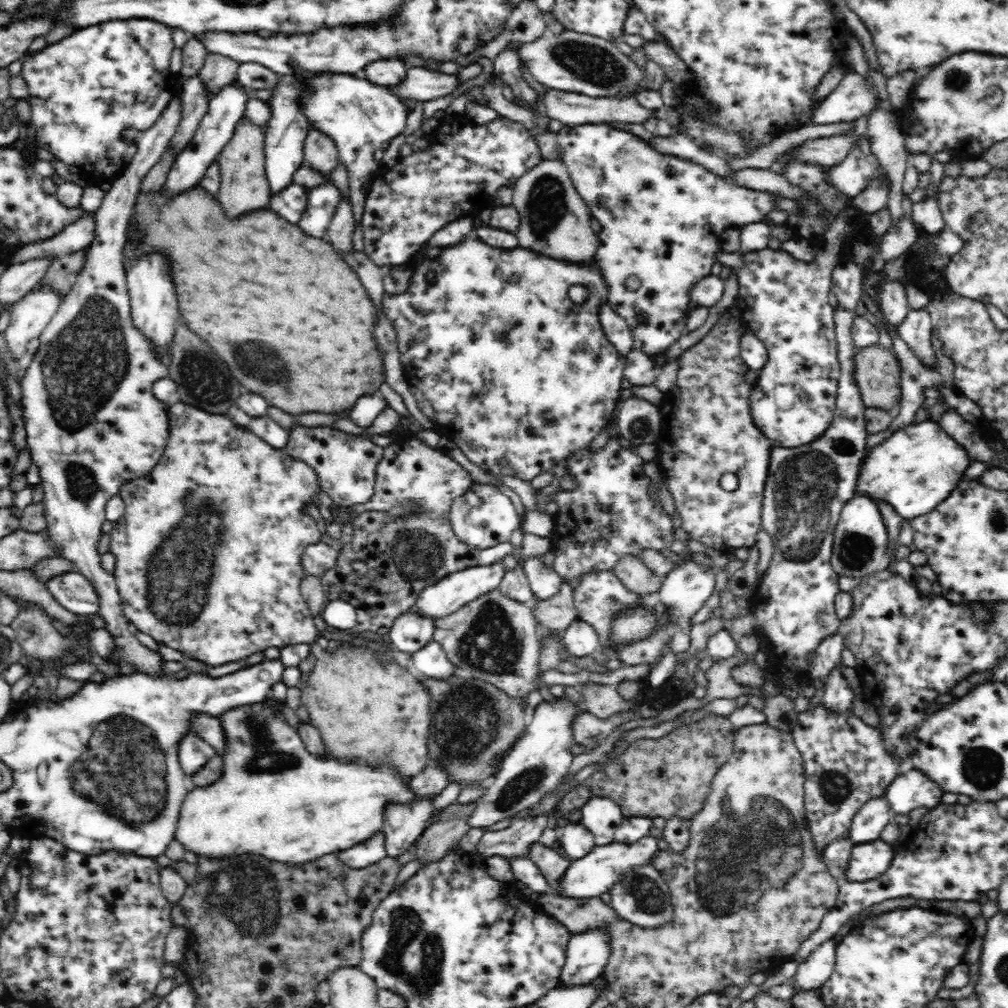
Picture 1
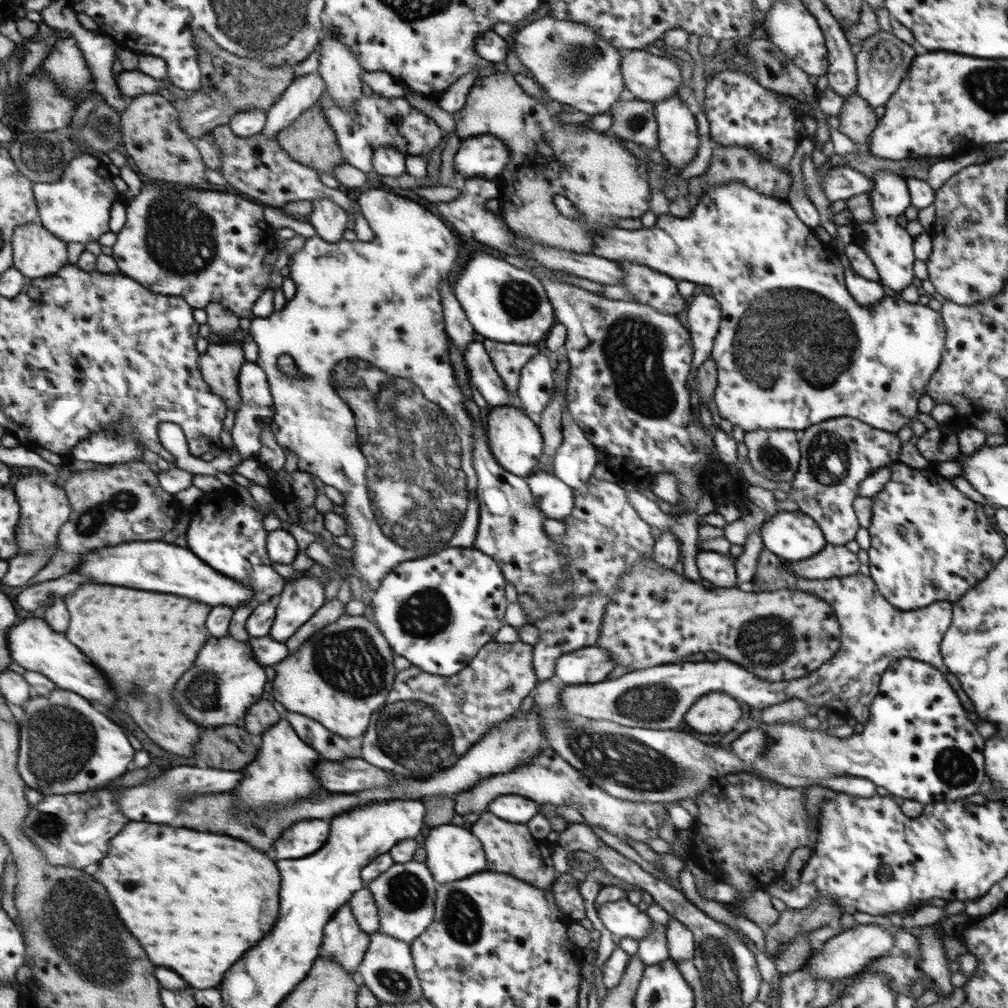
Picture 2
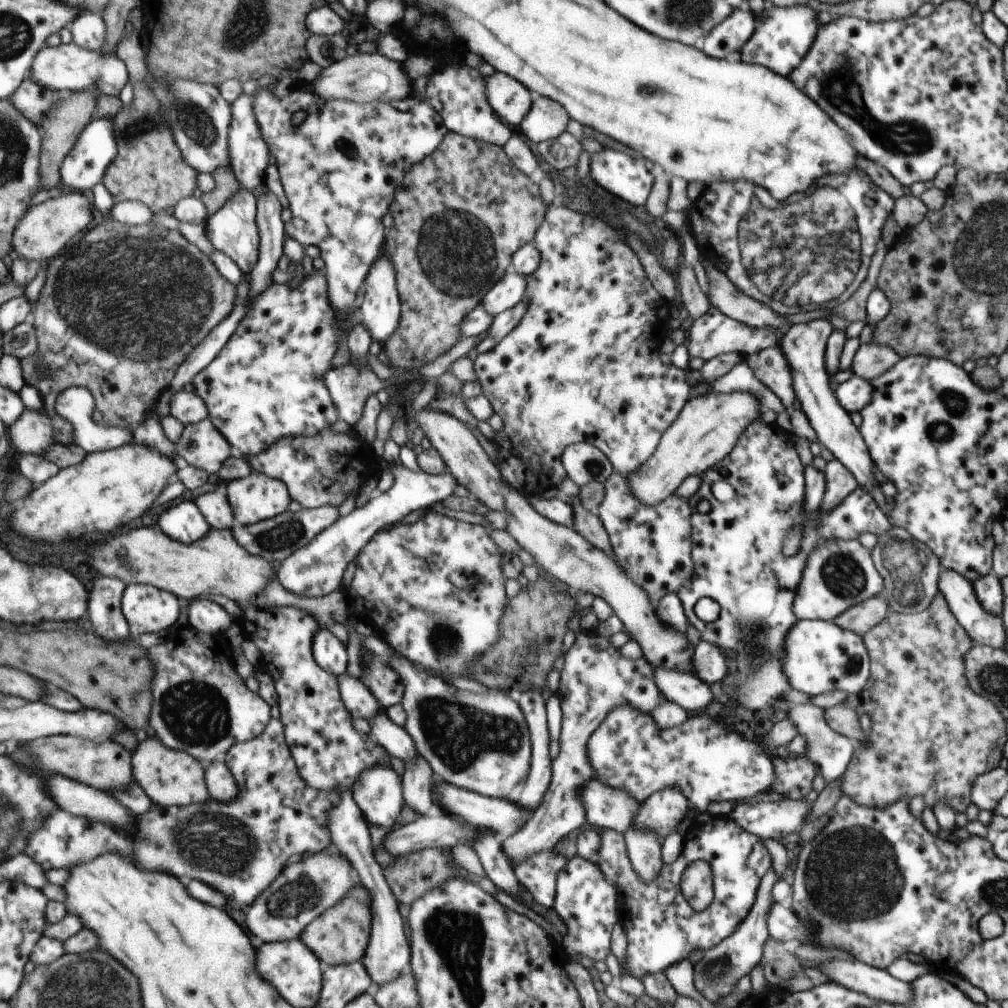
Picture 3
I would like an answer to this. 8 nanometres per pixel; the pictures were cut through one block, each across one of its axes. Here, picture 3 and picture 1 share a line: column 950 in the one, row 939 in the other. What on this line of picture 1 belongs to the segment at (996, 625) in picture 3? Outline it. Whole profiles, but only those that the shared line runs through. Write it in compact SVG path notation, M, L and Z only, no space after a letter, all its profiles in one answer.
M592 930L573 934L566 948L566 966L559 985L588 984L600 977L608 965L610 938L608 930Z

